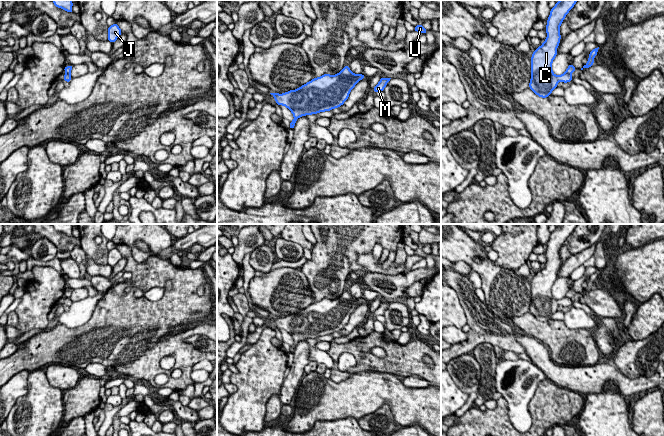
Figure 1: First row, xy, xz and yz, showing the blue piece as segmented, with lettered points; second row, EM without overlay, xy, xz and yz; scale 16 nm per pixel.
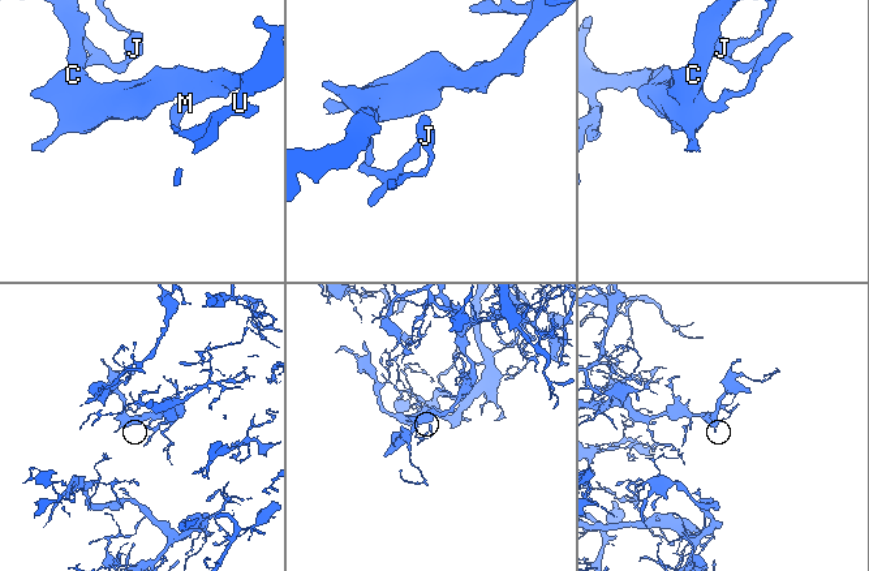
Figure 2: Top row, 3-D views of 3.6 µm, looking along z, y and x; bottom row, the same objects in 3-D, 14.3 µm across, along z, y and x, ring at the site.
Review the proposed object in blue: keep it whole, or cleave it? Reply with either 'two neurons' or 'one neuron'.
two neurons

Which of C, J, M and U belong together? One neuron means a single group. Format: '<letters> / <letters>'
C M U / J

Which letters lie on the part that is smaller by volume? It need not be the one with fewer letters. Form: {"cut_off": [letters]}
{"cut_off": ["J"]}

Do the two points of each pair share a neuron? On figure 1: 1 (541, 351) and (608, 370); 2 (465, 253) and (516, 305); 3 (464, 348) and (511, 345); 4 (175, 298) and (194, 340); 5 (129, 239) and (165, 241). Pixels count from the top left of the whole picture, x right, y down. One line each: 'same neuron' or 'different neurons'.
1: same neuron
2: same neuron
3: same neuron
4: different neurons
5: same neuron

